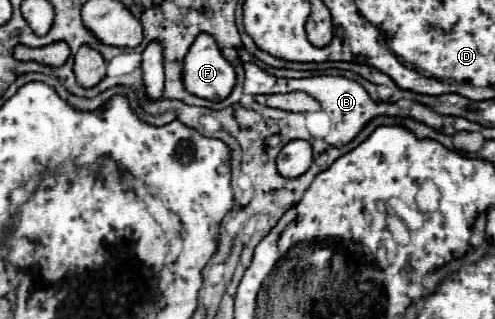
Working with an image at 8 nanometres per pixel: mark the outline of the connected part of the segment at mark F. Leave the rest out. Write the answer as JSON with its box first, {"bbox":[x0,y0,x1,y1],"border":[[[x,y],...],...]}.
{"bbox":[184,34,234,102],"border":[[[200,34],[184,58],[184,88],[200,98],[218,102],[228,98],[234,88],[234,68],[222,58],[216,42],[208,34]]]}

